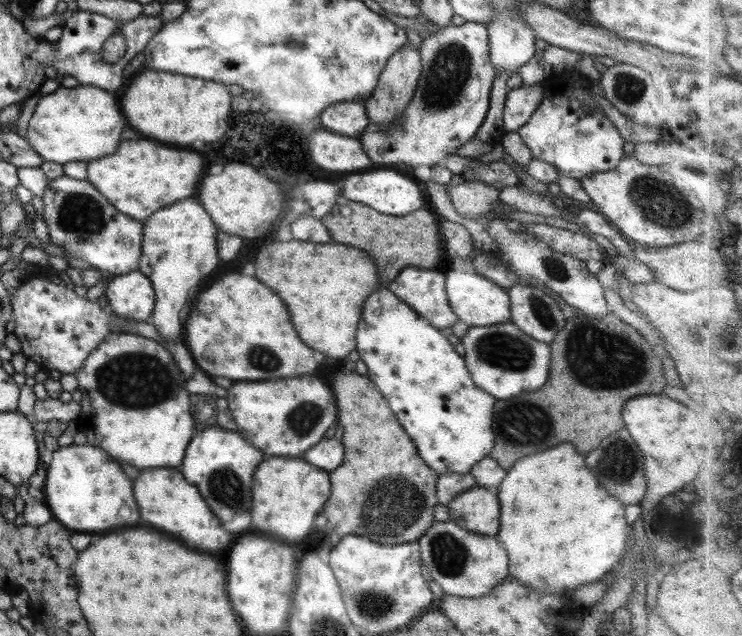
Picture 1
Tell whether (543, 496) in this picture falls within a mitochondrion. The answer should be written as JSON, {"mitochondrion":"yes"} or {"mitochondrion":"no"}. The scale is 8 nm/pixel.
{"mitochondrion":"no"}

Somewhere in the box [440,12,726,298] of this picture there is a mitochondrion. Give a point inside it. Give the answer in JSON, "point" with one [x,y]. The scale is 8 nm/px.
{"point":[658,204]}

